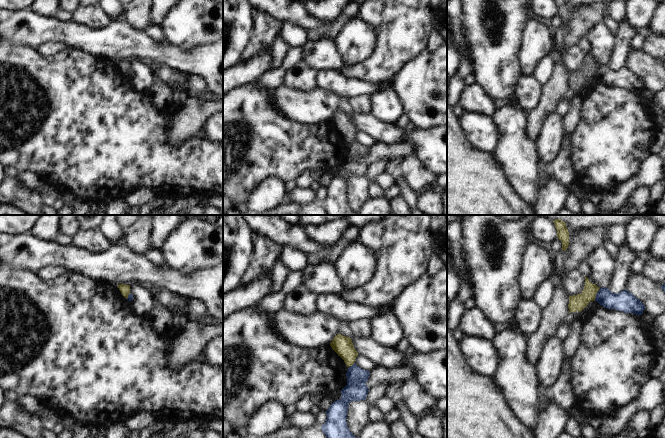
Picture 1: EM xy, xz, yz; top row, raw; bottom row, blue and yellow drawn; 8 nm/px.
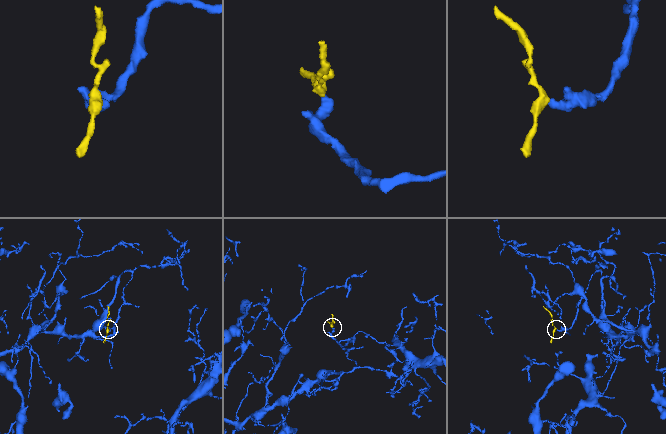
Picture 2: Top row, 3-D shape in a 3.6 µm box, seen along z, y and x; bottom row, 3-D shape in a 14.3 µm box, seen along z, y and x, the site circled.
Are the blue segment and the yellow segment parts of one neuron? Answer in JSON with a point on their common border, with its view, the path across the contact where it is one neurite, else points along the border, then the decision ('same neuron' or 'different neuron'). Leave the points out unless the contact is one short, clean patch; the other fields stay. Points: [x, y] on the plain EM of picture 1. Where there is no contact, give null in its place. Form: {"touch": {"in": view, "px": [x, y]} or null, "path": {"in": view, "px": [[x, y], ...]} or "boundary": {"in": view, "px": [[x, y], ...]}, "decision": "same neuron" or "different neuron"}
{"touch": {"in": "yz", "px": [596, 70]}, "boundary": {"in": "yz", "px": [[599, 64], [594, 76]]}, "decision": "different neuron"}

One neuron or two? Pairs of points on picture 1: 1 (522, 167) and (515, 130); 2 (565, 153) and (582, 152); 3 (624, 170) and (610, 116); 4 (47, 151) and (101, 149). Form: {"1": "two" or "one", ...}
{"1": "one", "2": "two", "3": "one", "4": "one"}

